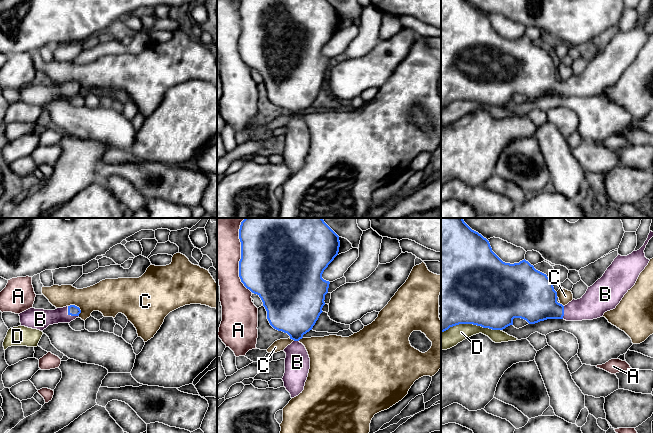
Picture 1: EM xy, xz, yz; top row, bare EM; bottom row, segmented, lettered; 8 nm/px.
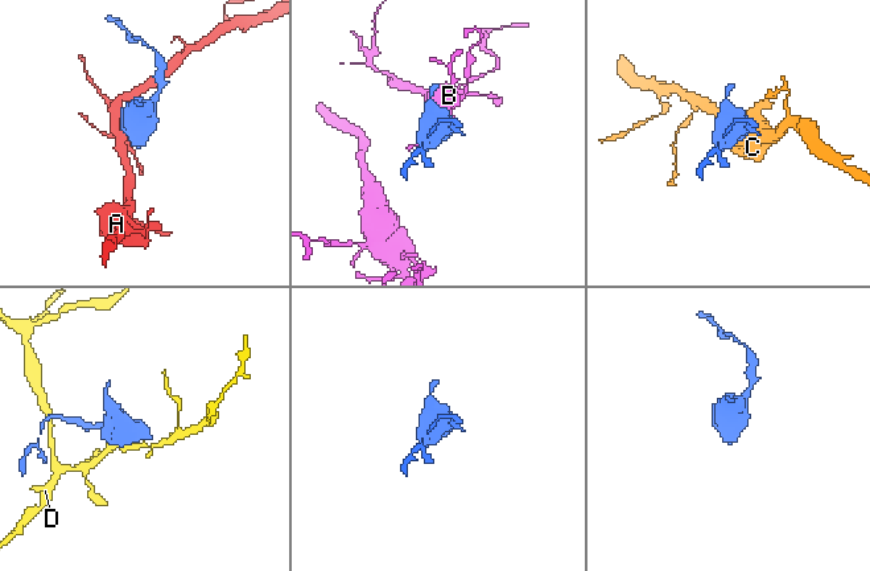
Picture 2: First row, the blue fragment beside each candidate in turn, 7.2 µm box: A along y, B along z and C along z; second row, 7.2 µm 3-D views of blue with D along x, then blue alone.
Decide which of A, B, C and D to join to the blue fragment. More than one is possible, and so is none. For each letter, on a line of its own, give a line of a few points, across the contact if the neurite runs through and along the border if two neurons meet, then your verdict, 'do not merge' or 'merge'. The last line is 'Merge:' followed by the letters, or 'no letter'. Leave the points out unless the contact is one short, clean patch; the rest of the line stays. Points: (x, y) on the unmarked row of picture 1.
A: do not merge
B: line xy (73, 86), (70, 90), (40, 95); merge
C: line xy (68, 81), (76, 81), (80, 86), (79, 91); do not merge
D: do not merge
Merge: B

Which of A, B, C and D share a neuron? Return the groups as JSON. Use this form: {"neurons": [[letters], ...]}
{"neurons": [["A"], ["B"], ["C"], ["D"]]}

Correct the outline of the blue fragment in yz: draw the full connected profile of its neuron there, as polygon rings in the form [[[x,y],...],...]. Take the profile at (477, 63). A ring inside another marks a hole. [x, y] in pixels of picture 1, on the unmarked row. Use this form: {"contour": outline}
{"contour": [[[441,0],[441,108],[459,100],[473,100],[492,106],[503,106],[513,101],[514,94],[535,100],[547,95],[582,97],[600,94],[605,88],[613,86],[624,71],[635,61],[640,49],[649,39],[644,26],[653,13],[650,7],[644,21],[627,32],[618,32],[607,44],[603,52],[580,75],[573,75],[563,82],[557,78],[557,68],[546,50],[536,46],[525,35],[519,39],[505,39],[493,27],[489,17],[467,0]]]}

